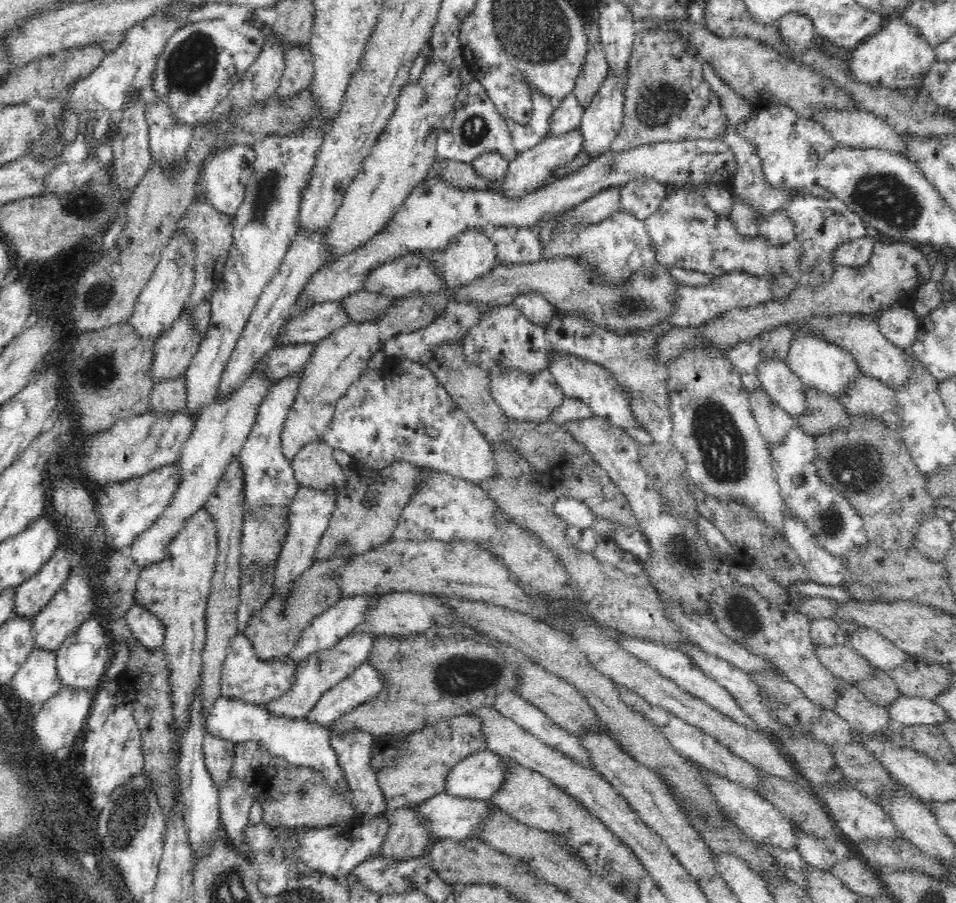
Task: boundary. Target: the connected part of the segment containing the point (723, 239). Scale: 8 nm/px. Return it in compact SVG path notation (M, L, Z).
M669 184L669 186L671 188L667 197L660 203L660 208L644 220L644 227L646 227L648 235L652 238L657 262L661 265L668 268L677 266L688 271L693 270L714 274L718 277L736 272L746 273L753 277L766 277L767 280L775 282L774 285L771 283L771 286L773 286L773 295L776 300L788 298L792 294L792 290L796 290L796 288L818 288L818 286L822 286L822 284L832 280L831 278L836 268L832 259L824 260L824 262L820 262L816 266L805 266L801 262L803 248L795 239L792 242L782 244L782 246L772 246L760 236L742 238L740 233L736 232L736 227L734 227L734 223L732 223L729 216L720 215L712 211L704 196L701 196L699 192L687 192L683 186L680 187L680 190L676 190L676 186L672 184Z

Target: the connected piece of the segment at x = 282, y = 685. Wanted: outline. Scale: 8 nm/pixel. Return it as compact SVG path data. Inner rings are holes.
M238 632L235 638L232 638L227 658L225 659L223 670L221 673L221 697L239 699L254 705L268 705L270 702L284 697L292 689L292 684L296 681L297 666L288 655L280 656L272 662L270 660L262 660L253 648L252 642L242 633Z

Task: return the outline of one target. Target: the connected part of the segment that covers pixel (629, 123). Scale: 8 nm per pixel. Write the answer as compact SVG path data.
M645 29L636 33L626 74L624 125L608 151L632 150L638 146L648 146L664 141L678 142L699 138L720 138L731 125L725 118L718 95L711 91L708 81L702 77L702 64L702 60L688 53L687 45L673 32Z

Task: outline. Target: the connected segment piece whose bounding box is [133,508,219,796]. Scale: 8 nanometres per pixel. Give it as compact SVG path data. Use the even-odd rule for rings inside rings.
M203 508L197 510L184 523L184 528L172 537L167 555L160 562L140 569L133 592L134 603L153 612L165 625L163 648L168 656L168 667L170 667L169 683L172 689L175 734L171 752L174 762L171 764L171 769L174 771L177 796L181 796L179 774L176 769L180 756L180 738L188 726L188 710L195 702L195 695L201 683L202 654L206 646L205 614L219 551L217 542L216 525L210 513Z

